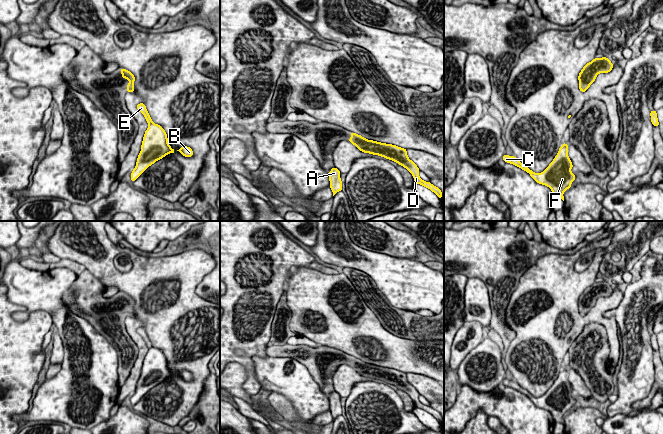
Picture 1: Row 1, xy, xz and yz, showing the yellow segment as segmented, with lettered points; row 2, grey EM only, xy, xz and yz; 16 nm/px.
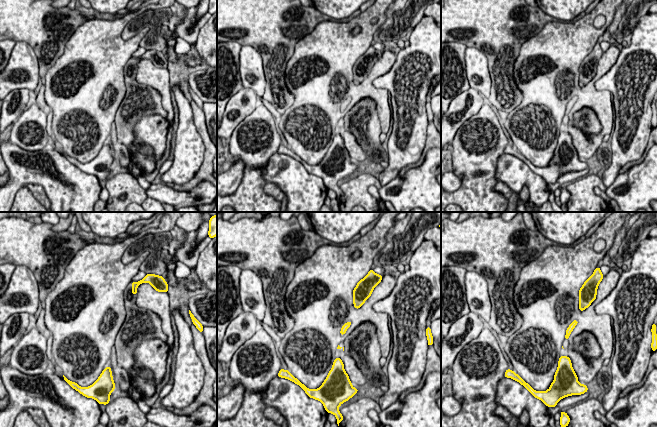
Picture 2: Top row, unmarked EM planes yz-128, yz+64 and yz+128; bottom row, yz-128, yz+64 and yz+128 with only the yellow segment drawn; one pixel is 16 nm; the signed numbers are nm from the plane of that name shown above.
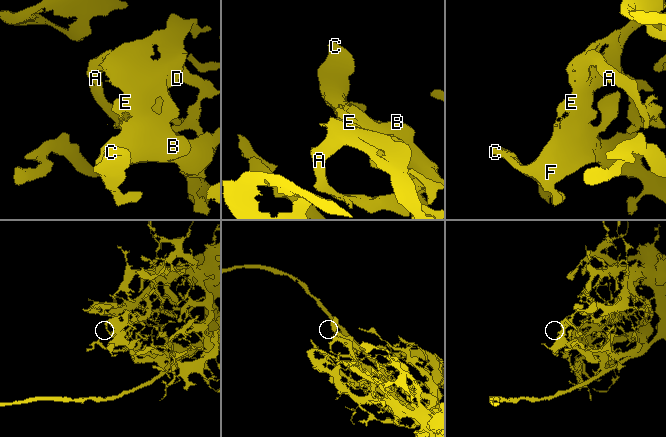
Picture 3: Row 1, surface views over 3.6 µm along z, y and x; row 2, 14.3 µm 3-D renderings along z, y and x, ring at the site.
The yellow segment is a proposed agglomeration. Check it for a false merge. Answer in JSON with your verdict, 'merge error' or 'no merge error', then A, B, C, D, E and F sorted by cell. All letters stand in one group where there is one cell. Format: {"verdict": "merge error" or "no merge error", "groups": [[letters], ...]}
{"verdict": "no merge error", "groups": [["A", "B", "C", "D", "E", "F"]]}

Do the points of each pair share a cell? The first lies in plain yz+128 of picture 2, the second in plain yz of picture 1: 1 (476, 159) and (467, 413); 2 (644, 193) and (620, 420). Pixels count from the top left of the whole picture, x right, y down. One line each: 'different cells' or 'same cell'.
1: different cells
2: same cell

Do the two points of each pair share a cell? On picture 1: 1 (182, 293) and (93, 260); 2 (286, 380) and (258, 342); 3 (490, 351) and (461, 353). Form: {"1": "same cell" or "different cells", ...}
{"1": "same cell", "2": "different cells", "3": "different cells"}

